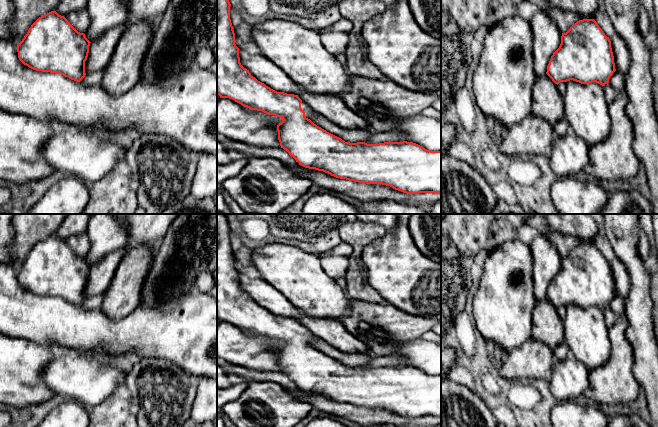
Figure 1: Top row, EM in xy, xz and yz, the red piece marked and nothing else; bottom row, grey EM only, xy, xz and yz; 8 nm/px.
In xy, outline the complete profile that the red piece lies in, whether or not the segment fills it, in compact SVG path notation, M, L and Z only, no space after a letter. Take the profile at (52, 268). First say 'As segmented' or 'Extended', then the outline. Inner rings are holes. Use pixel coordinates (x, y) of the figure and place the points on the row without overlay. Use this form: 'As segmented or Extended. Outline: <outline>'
Extended. Outline: M51 235L39 241L17 269L19 284L29 292L59 297L80 306L86 298L100 295L108 288L118 265L127 253L123 249L111 252L90 266L84 257L78 256L64 241Z

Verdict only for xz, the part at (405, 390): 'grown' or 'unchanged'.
grown

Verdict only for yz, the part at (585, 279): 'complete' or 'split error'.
complete

